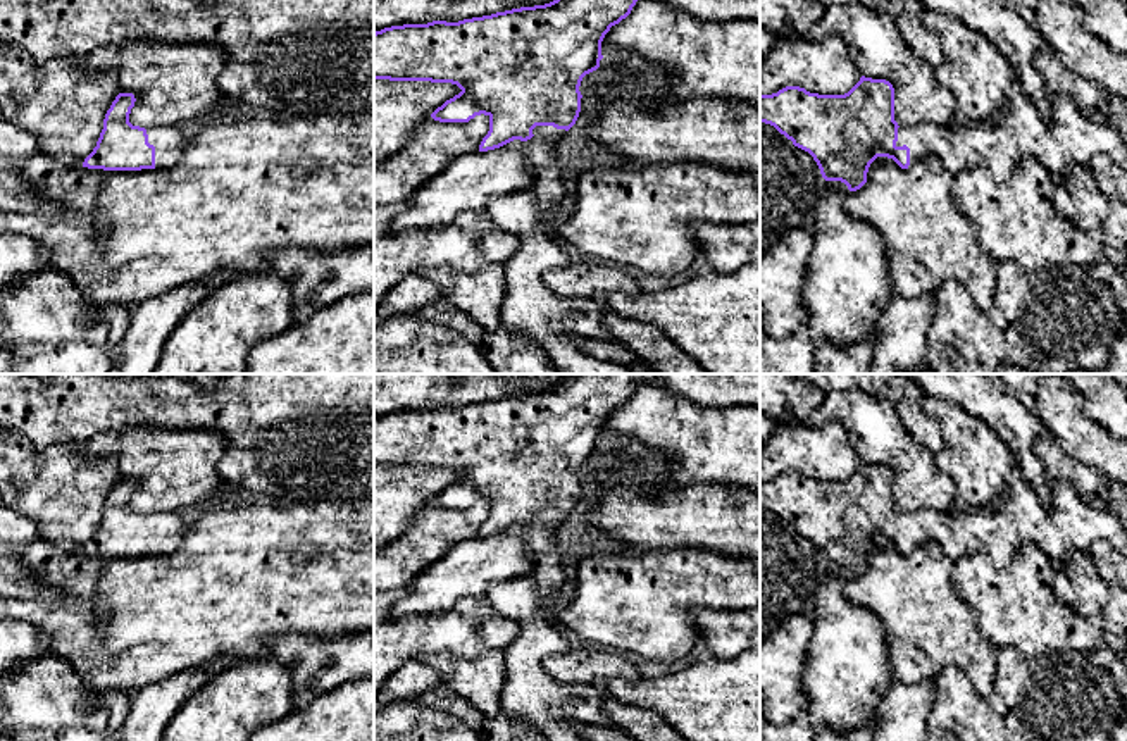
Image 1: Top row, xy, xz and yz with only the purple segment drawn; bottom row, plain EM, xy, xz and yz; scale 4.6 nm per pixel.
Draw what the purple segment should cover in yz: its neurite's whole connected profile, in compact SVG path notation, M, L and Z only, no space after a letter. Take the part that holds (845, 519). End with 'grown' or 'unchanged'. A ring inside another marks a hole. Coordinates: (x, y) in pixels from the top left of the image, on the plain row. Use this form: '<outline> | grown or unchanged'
M862 462L844 481L819 481L800 472L786 472L772 481L760 481L760 508L774 512L794 532L808 538L825 567L841 567L850 577L867 569L870 550L877 543L893 545L901 555L934 541L956 560L984 553L996 569L1006 569L1025 543L1032 543L1058 564L1070 550L1089 551L1098 539L1127 555L1127 529L1118 515L1099 503L1084 501L1072 484L1053 483L1051 507L1046 508L1032 486L1015 474L1006 493L982 508L960 505L951 512L901 514L894 507L894 474L886 465Z | grown

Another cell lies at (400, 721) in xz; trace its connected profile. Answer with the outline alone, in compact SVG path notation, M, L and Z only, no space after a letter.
M415 700L384 705L374 717L374 741L483 741L457 715L436 712Z

